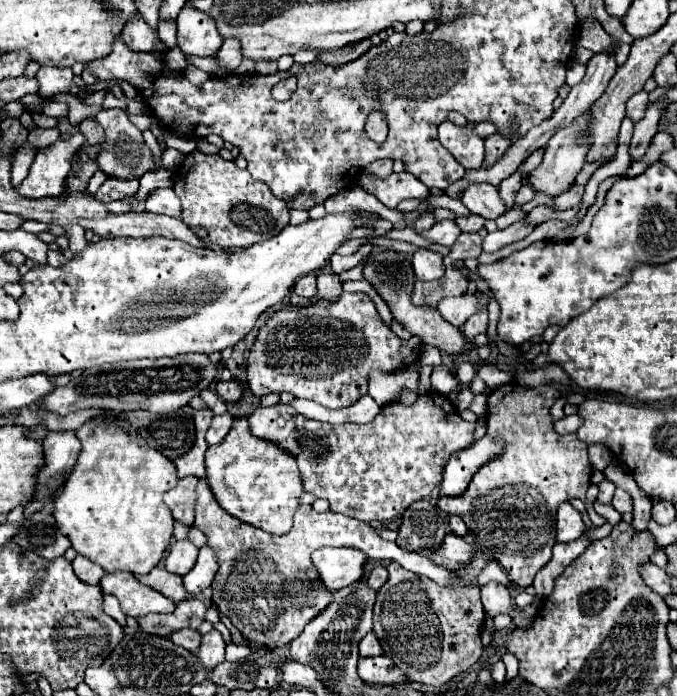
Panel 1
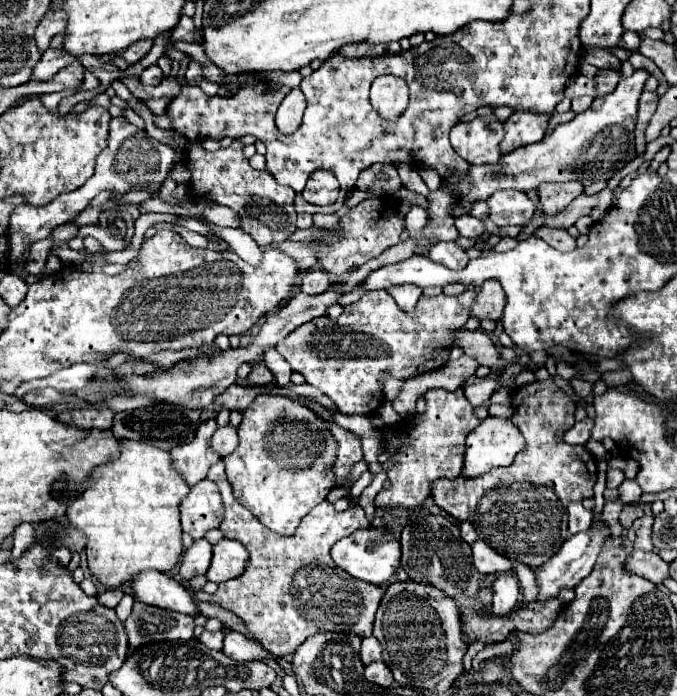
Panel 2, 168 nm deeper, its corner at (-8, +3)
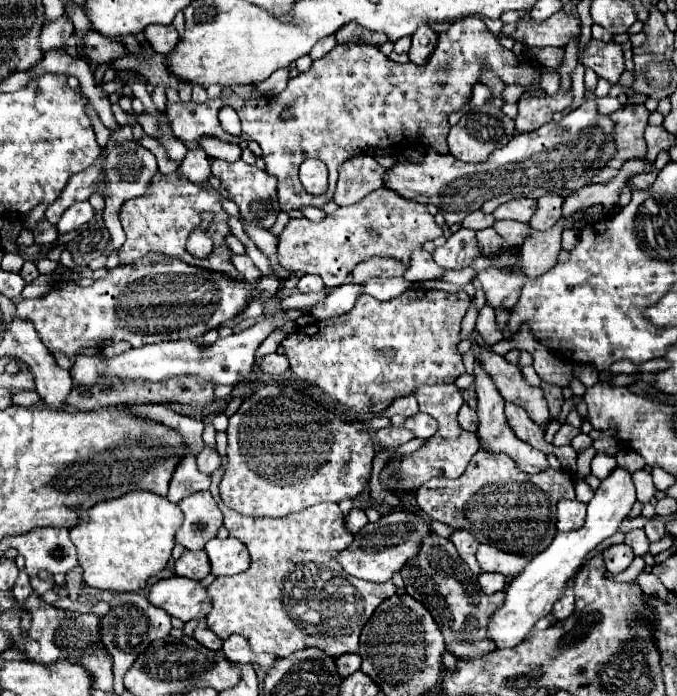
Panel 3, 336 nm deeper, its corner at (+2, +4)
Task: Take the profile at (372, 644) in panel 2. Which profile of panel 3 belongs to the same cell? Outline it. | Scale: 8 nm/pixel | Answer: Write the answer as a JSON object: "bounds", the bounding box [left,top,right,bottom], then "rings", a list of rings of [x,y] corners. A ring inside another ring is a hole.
{"bounds":[335,653,361,677],"rings":[[[347,653],[347,655],[341,655],[335,659],[337,661],[337,673],[341,677],[349,677],[353,675],[355,671],[359,671],[361,667],[361,657],[357,653]]]}

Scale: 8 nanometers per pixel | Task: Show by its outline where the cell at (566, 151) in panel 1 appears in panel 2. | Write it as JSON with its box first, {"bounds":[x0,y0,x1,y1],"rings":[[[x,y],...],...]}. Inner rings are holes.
{"bounds":[539,180,583,214],"rings":[[[581,180],[569,182],[545,182],[539,186],[539,198],[545,214],[557,214],[567,208],[583,192]]]}

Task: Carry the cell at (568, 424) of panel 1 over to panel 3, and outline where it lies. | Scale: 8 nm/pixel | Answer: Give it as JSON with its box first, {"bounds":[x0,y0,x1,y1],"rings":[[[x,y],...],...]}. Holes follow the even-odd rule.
{"bounds":[553,423,581,447],"rings":[[[563,423],[563,425],[561,425],[561,429],[557,431],[555,439],[553,439],[553,445],[555,445],[555,447],[561,447],[561,445],[569,445],[569,443],[571,443],[571,439],[573,439],[575,435],[579,435],[579,433],[581,433],[581,431],[579,431],[577,427],[571,427],[571,425]]]}

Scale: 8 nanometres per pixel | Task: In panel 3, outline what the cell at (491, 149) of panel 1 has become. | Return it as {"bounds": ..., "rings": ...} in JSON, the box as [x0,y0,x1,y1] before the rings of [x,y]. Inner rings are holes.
{"bounds":[515,91,573,133],"rings":[[[527,91],[521,95],[519,113],[515,117],[515,125],[519,133],[529,133],[533,129],[539,129],[541,125],[549,123],[555,111],[563,111],[573,101],[573,93],[569,91],[557,91],[555,95],[529,95]]]}

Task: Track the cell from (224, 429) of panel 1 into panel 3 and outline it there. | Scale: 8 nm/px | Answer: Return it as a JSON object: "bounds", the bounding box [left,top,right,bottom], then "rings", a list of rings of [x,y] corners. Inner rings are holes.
{"bounds":[197,447,221,475],"rings":[[[205,447],[199,455],[197,455],[197,469],[205,475],[211,475],[213,471],[217,471],[221,467],[221,457],[217,451],[211,451],[209,447]]]}

